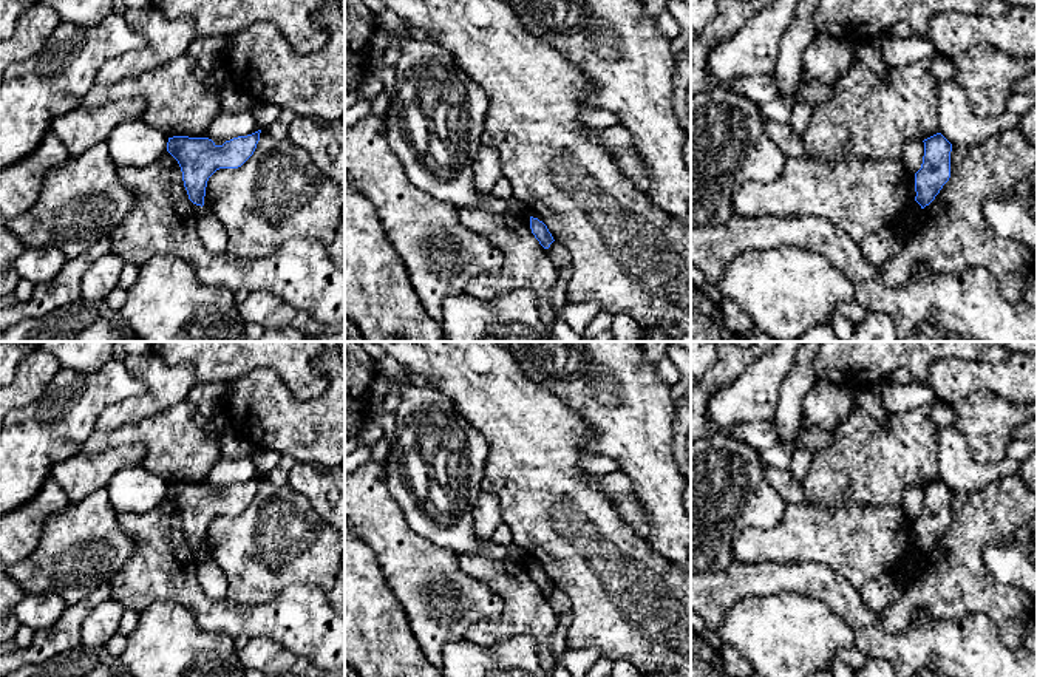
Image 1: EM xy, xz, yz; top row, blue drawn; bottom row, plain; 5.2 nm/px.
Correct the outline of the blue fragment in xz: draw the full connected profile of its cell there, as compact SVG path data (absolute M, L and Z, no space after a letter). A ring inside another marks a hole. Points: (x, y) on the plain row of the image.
M530 563L530 575L535 584L544 595L549 595L550 590L555 587L552 580L549 578L547 572L539 567L538 564Z

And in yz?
M937 479L924 488L924 502L921 515L915 519L915 547L924 555L940 539L950 524L952 490Z

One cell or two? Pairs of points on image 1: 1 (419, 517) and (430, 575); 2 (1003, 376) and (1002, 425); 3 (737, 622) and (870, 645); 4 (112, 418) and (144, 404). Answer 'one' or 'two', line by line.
1: two
2: two
3: two
4: one

